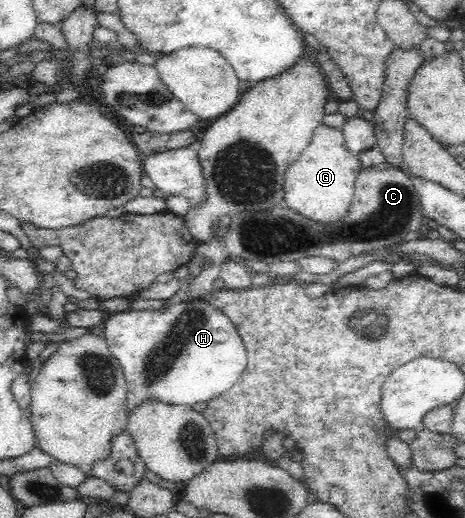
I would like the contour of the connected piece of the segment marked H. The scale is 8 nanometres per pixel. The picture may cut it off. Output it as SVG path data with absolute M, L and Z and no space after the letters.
M202 298L189 299L158 311L126 309L104 320L99 332L107 342L111 355L118 359L122 367L127 388L127 415L130 415L140 403L144 403L144 399L164 404L184 404L188 407L196 403L208 403L230 391L247 367L247 352L235 325L222 311Z

